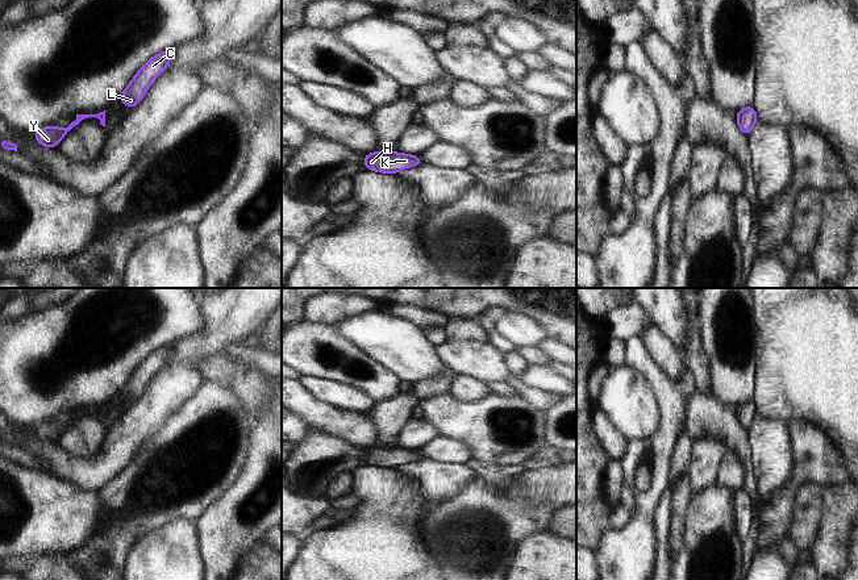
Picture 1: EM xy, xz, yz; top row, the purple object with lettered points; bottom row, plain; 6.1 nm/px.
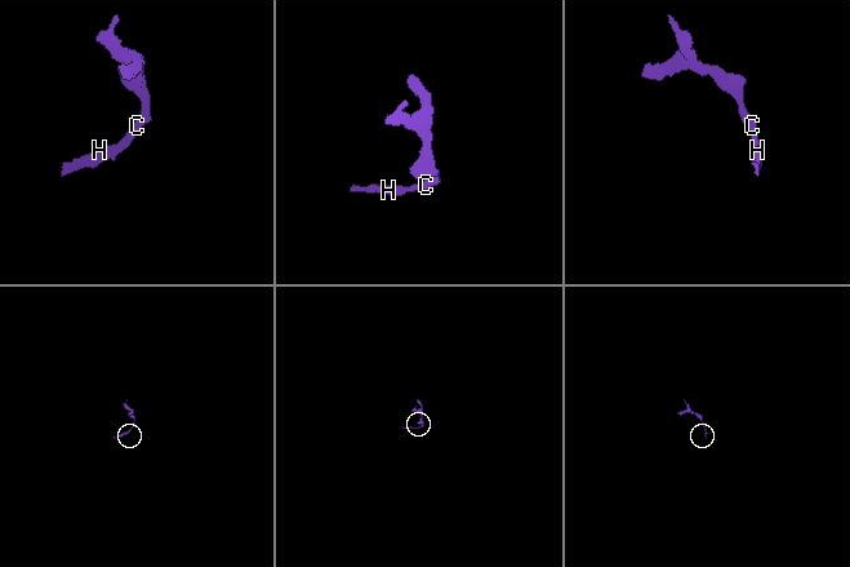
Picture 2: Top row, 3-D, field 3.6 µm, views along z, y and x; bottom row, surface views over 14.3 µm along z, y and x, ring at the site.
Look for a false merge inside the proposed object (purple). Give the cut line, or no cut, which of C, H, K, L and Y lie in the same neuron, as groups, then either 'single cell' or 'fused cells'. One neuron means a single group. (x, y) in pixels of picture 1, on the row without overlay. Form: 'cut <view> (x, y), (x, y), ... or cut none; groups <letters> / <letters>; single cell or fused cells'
cut none; groups C H K L Y; single cell

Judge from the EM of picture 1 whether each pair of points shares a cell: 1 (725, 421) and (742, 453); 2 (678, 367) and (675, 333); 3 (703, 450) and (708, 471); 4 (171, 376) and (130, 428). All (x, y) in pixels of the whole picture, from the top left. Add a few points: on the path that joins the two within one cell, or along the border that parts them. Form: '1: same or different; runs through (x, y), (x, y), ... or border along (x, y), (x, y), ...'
1: same; runs through (728, 429), (740, 445)
2: different; border along (657, 325), (683, 358)
3: same; runs through (706, 455), (706, 466)
4: same; runs through (167, 389), (144, 414)

